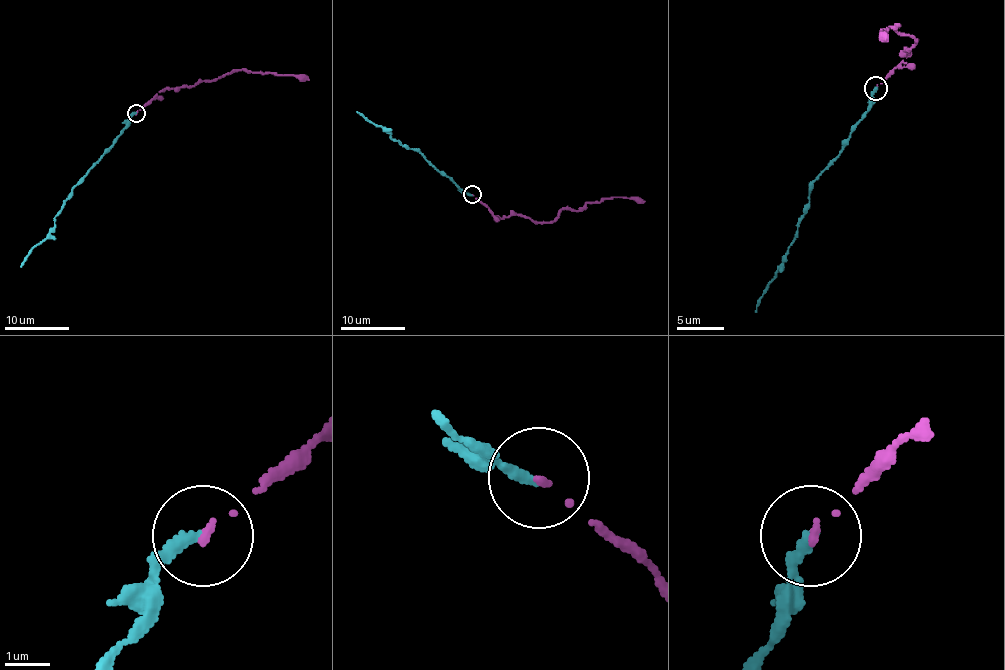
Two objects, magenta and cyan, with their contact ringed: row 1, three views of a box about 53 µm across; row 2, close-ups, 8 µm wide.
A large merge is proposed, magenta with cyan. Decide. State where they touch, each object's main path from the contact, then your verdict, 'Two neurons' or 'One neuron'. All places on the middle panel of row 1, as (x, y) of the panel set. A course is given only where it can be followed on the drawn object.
Place: (472, 194). Course of magenta: (471, 194), (497, 217), (524, 215), (534, 221), (550, 221), (563, 209), (579, 210), (614, 197), (645, 200). Course of cyan: (471, 194), (442, 175), (418, 151), (407, 149), (357, 112). One neuron

